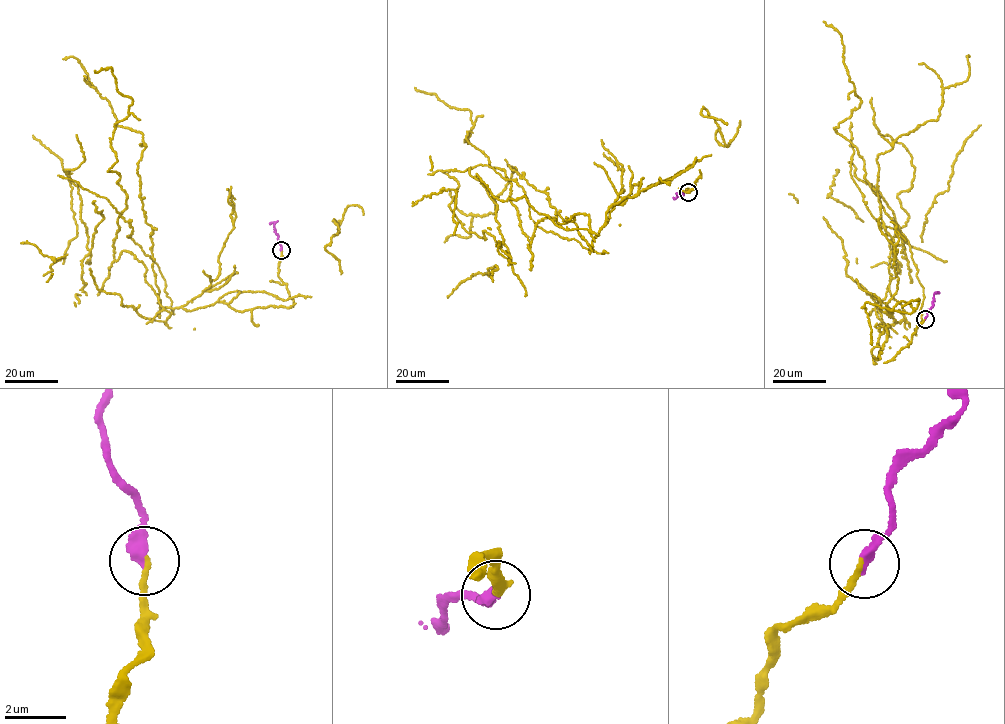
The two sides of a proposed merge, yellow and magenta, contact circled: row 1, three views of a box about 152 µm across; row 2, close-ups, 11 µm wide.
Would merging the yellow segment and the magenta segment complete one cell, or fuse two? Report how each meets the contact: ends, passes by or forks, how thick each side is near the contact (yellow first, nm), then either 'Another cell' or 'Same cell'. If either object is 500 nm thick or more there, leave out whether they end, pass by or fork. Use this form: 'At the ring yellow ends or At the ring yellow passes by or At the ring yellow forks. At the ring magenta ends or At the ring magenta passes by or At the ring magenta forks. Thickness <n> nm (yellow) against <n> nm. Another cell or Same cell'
At the ring yellow ends. At the ring magenta ends. Thickness 190 nm (yellow) against 360 nm. Same cell

